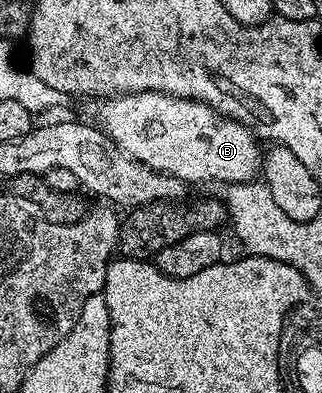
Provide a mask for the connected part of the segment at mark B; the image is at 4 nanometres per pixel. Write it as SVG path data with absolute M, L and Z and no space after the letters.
M141 92L108 97L100 106L103 107L99 110L97 122L103 133L133 161L156 170L158 174L179 178L184 184L207 181L234 184L252 181L260 173L261 142L251 127L242 126L224 114L218 114L204 102L196 102L193 98L177 98L172 94Z

